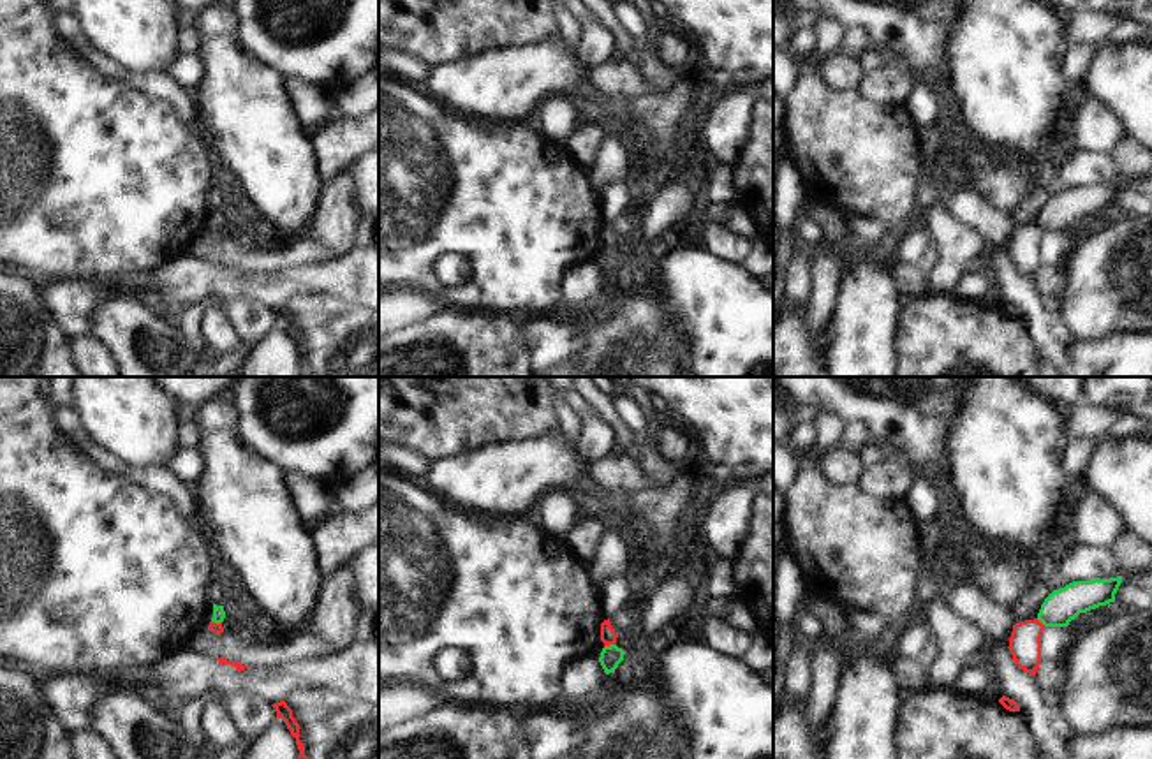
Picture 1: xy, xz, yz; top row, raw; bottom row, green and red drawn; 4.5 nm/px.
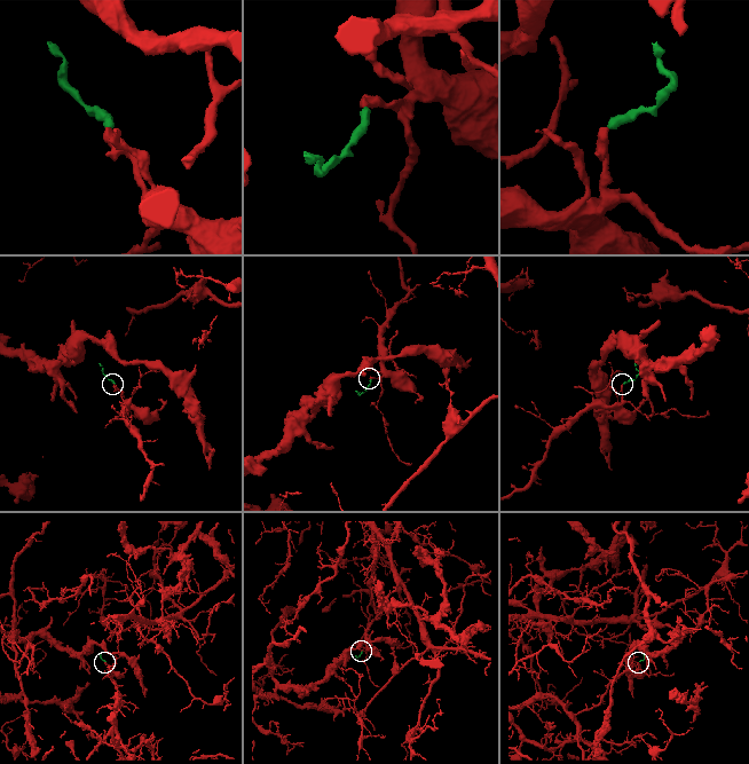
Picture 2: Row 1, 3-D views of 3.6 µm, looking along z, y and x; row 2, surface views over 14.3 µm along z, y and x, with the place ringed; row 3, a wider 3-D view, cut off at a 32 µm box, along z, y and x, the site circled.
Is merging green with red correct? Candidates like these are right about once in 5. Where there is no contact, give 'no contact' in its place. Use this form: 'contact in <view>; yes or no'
contact in xz; no

